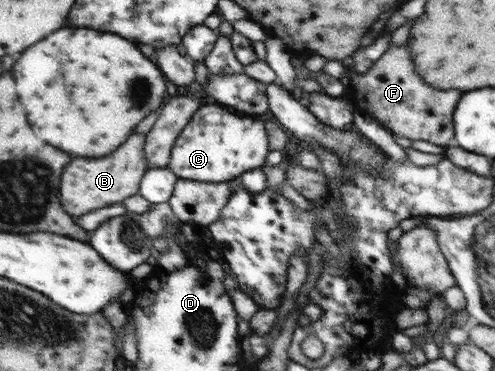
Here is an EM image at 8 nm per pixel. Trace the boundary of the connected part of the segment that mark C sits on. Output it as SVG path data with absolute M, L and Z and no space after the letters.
M217 104L199 105L190 122L176 138L166 167L176 174L177 179L226 182L234 179L234 176L238 178L246 170L261 167L268 151L262 122L232 114L224 108L218 108Z

